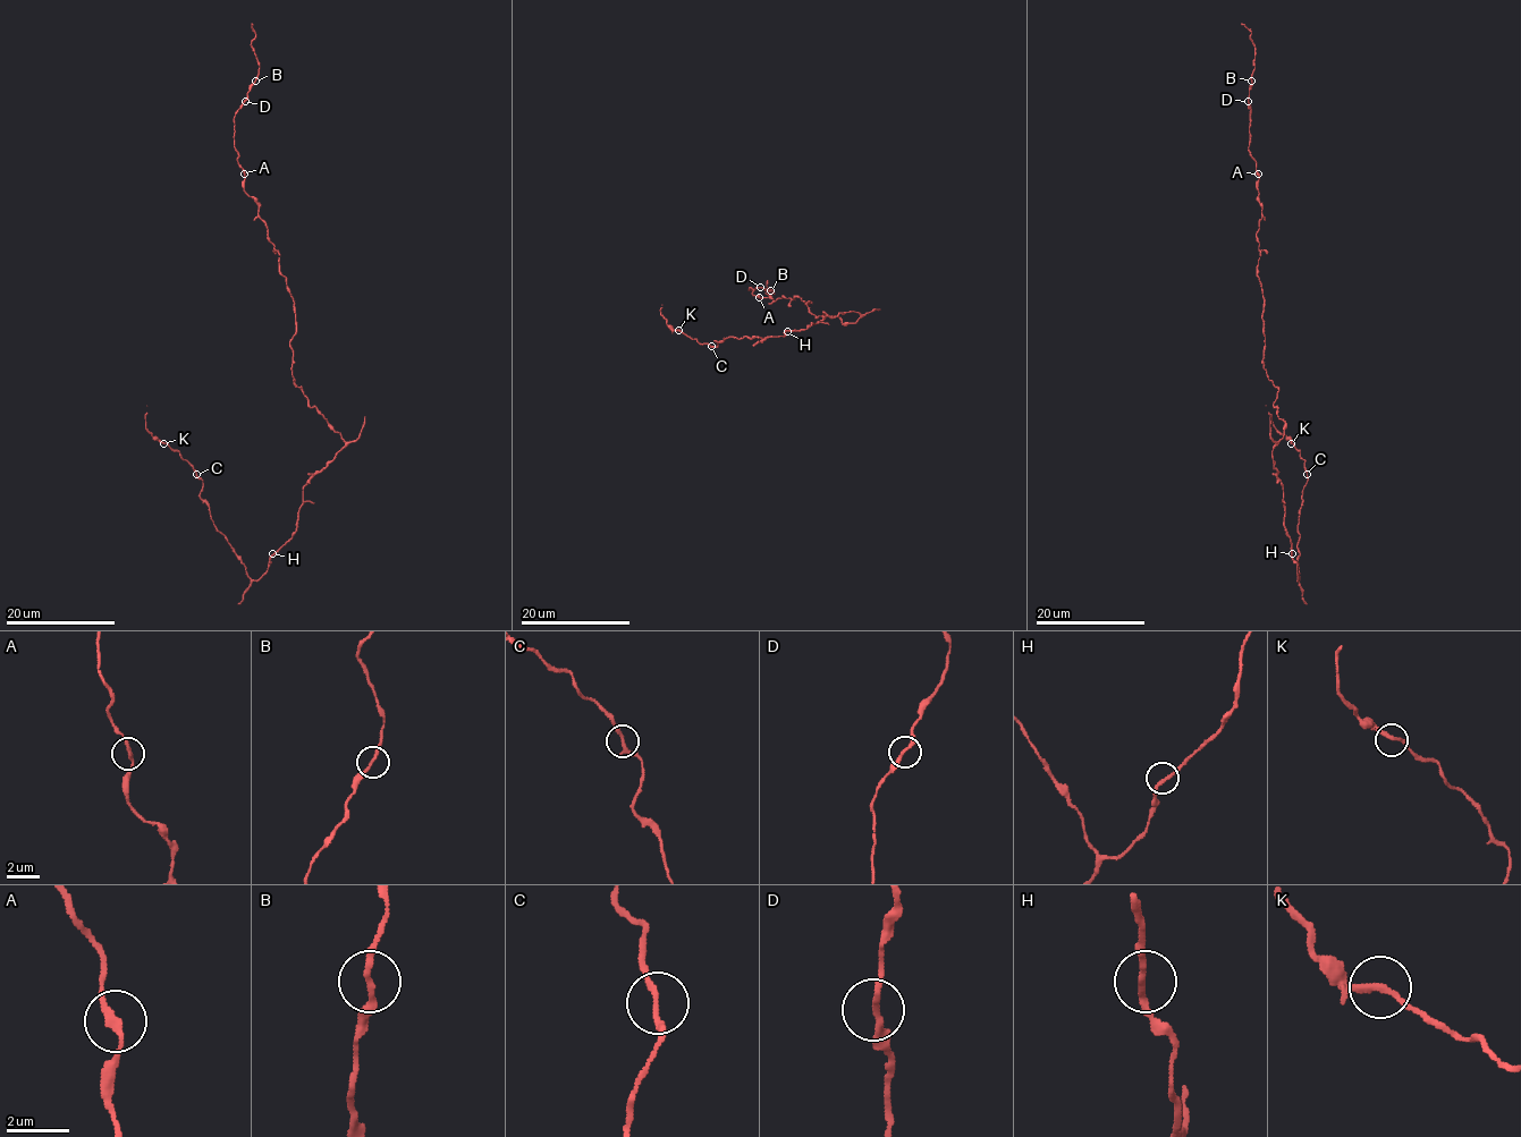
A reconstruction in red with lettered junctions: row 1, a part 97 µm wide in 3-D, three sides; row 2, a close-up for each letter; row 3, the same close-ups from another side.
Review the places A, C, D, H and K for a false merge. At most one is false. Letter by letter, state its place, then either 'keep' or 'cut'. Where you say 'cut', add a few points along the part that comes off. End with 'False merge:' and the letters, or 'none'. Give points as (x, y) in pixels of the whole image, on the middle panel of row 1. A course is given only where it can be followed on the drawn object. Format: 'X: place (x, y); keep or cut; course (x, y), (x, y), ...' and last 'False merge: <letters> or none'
A: place (759, 297); keep
C: place (711, 346); keep
D: place (760, 287); keep
H: place (787, 331); keep
K: place (678, 330); keep
False merge: none

